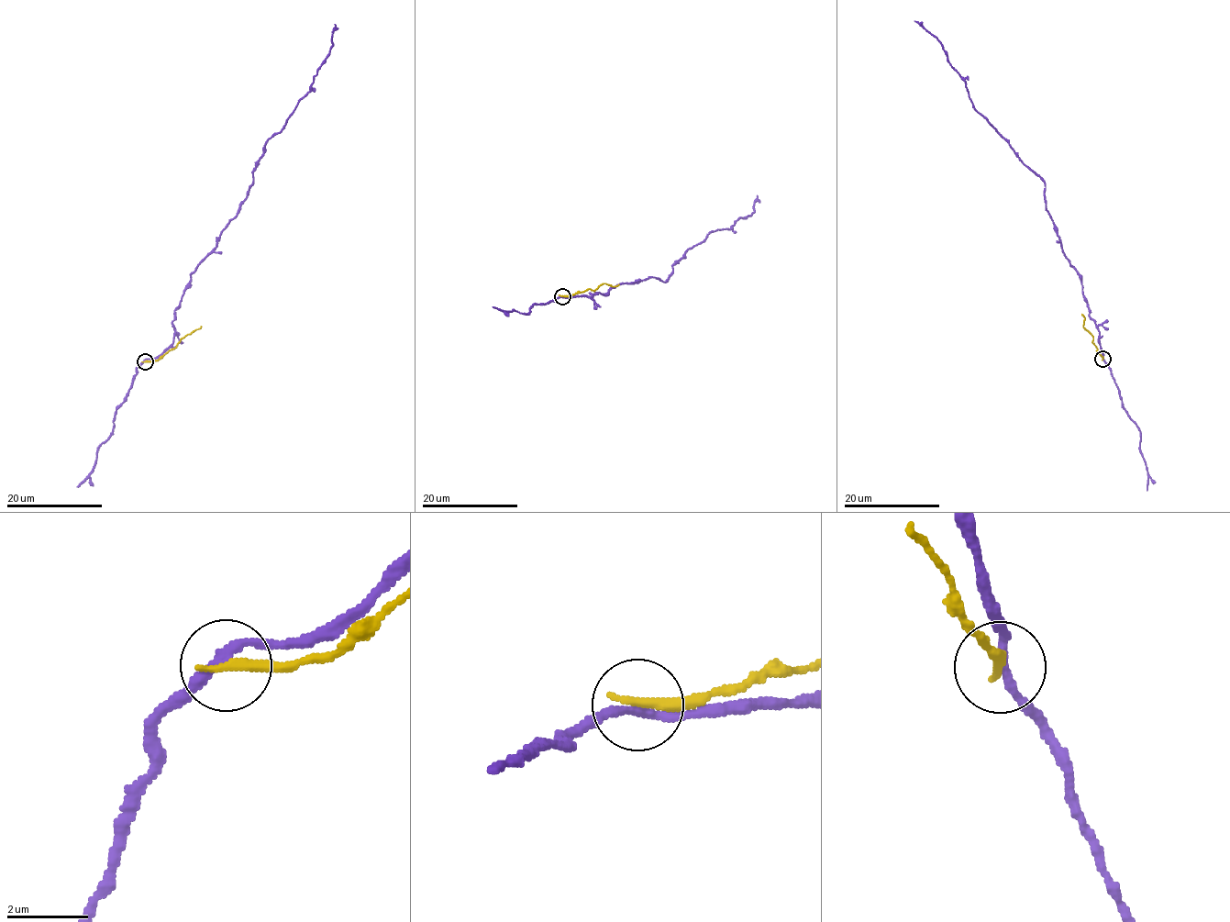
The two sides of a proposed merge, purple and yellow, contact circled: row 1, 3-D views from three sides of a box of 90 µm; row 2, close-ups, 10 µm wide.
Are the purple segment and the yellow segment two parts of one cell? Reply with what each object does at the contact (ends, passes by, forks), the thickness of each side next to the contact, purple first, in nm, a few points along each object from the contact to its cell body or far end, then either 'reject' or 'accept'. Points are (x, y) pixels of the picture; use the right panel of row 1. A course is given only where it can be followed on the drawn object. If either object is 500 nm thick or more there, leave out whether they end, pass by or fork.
purple passes by; yellow ends there; 200 nm thick on the purple side, 280 nm on the other; purple runs (1102, 358), (1081, 277), (1065, 255), (1045, 205), (1045, 184), (973, 106), (966, 83), (939, 42), (914, 21); yellow runs (1102, 358), (1092, 343), (1093, 338), (1082, 326), (1085, 319), (1081, 314); reject

